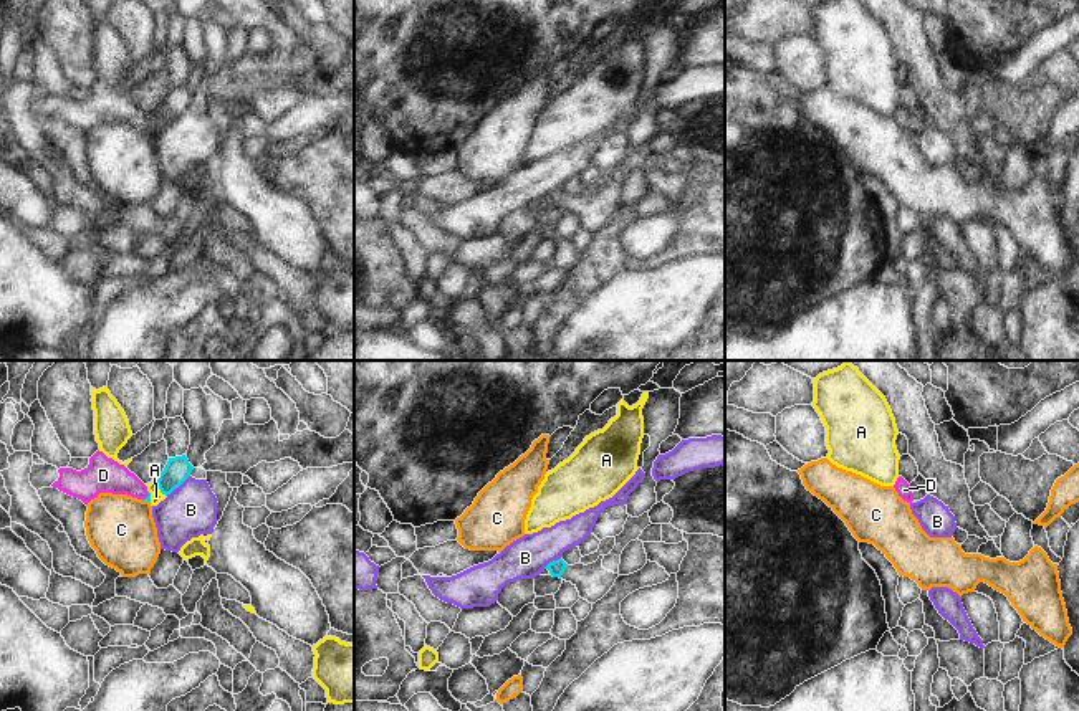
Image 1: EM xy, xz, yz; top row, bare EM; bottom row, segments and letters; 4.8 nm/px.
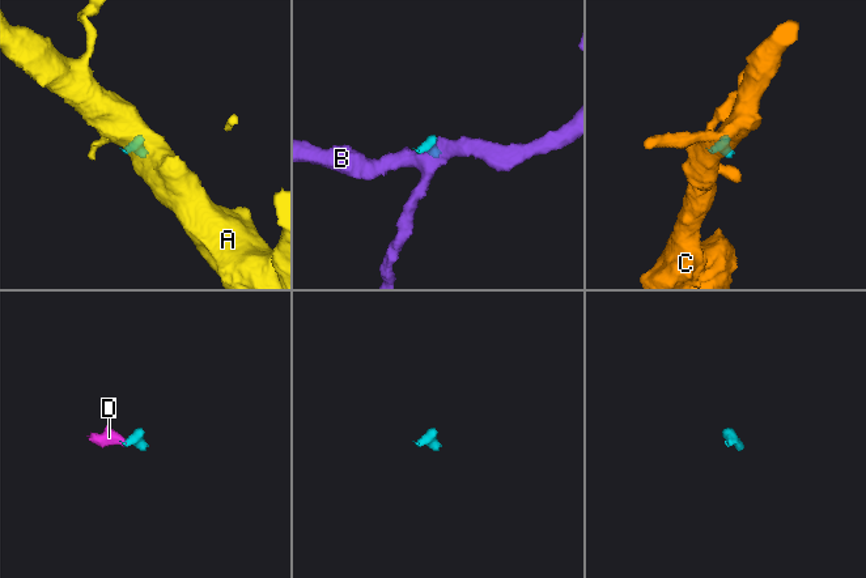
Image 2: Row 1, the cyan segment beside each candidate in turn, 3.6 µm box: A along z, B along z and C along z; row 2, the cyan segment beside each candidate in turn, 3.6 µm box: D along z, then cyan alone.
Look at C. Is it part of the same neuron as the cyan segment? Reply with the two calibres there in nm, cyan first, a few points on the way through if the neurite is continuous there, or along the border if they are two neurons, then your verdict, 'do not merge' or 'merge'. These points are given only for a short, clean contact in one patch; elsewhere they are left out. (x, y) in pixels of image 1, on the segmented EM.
20/320 nm | along xy (141, 500), (149, 503) | do not merge

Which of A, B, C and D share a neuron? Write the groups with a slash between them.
A / B / C / D

